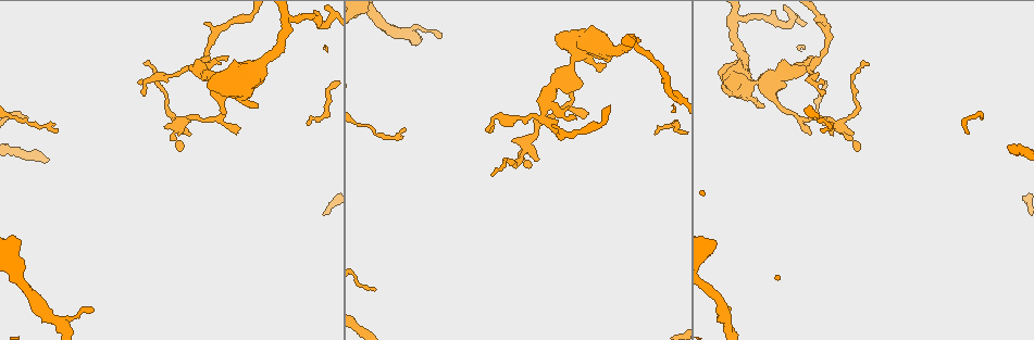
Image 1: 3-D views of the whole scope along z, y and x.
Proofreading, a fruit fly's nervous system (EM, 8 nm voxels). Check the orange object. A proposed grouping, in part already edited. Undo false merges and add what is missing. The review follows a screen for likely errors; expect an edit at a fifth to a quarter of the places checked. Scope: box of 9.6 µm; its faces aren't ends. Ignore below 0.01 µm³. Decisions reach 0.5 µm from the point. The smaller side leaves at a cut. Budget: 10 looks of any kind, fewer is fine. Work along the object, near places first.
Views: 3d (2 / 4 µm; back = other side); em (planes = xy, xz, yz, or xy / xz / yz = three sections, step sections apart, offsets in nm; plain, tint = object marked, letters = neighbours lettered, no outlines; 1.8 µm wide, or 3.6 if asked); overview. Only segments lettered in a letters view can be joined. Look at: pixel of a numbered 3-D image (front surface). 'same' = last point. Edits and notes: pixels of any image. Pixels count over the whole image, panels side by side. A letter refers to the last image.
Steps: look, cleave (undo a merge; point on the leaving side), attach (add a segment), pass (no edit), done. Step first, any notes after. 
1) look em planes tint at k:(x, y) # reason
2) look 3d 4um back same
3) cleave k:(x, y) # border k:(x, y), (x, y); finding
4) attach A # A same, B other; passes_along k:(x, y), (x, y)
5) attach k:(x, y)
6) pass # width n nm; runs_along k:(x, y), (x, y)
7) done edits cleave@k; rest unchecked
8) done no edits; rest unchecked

look 3d 2um back at 1:(145, 63) # an open end

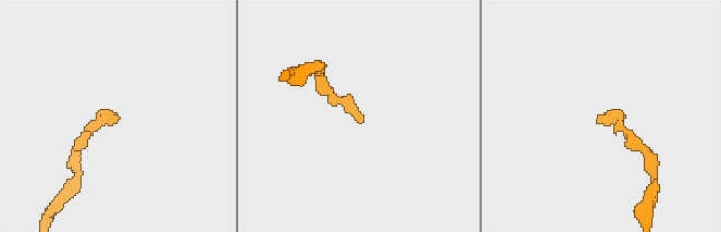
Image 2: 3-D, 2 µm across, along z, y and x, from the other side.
look em planes tint at 2:(360, 122) # now the EM

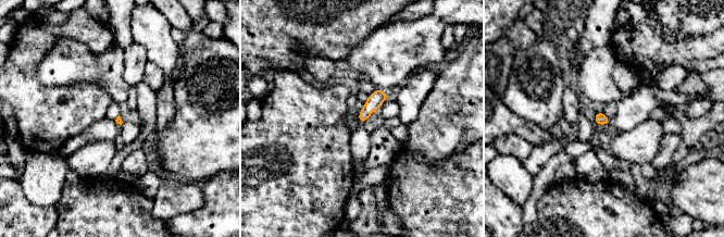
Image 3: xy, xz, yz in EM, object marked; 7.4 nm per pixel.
look em planes letters same

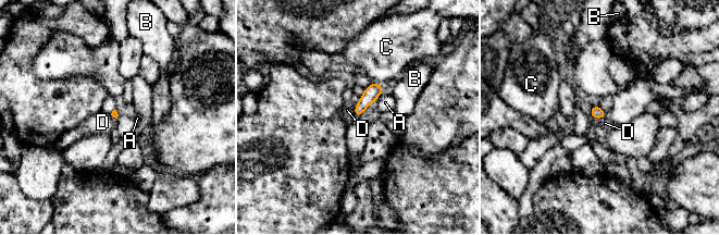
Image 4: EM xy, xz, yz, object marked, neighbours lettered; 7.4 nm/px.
pass # A other, B other, C other, D other; border 4:(591, 107), (593, 116), (605, 116); no lettered segment goes on from it

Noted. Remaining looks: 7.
look 3d 2um at 1:(523, 148) # branch point

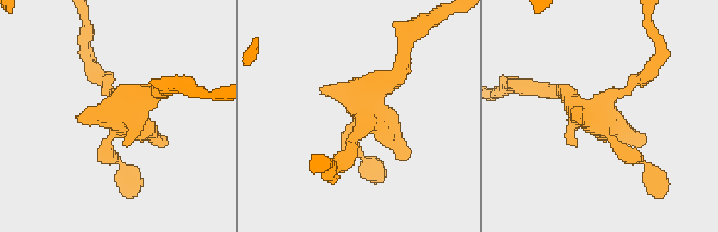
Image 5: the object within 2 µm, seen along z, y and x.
look em xy step 16 tint at 5:(117, 109) # need the tissue

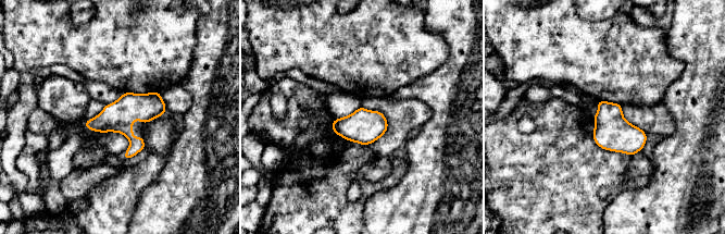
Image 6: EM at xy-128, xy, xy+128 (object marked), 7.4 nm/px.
look em planes letters same # cut it another way

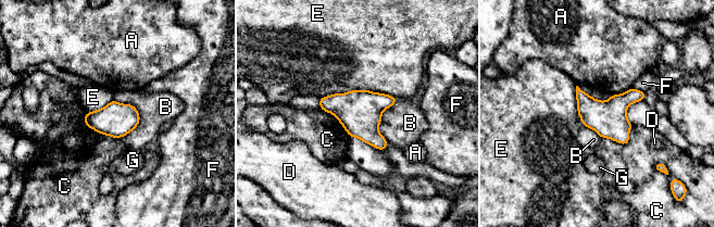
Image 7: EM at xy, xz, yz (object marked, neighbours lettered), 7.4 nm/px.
pass # width 260 nm; longest_contact E 600 nm; A other, B other, C other, D other, E other, F other, G other; one neuron here

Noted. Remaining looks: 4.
look em 3.6um xy step 16 letters at 1:(743, 93)

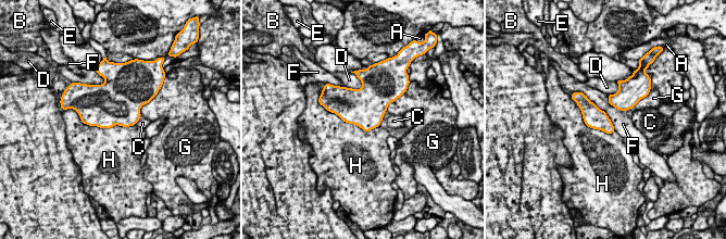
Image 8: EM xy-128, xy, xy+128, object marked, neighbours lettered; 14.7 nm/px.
pass # width 240 nm; A other, B other, C other, D other, E other, F other, G other, H other; border 8:(83, 122), (104, 128), (135, 125); one neuron here

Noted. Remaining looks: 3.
look em 3.6um xz step 8 tint at 1:(543, 117) # three-way junction

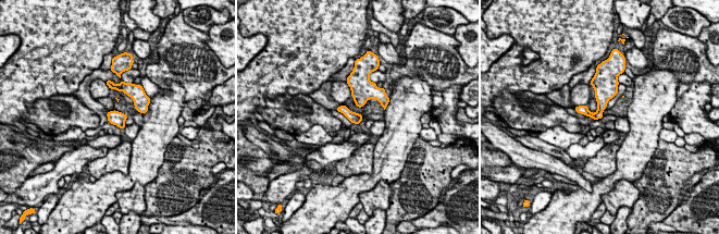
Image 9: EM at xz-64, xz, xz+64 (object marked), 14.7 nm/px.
look em 3.6um planes tint same # another direction

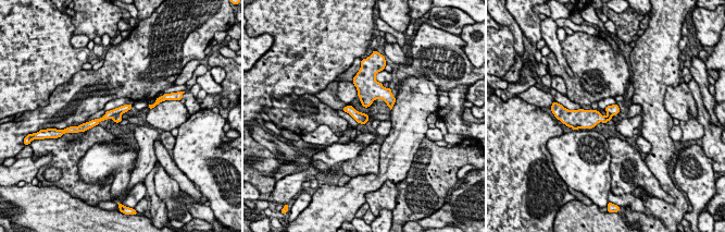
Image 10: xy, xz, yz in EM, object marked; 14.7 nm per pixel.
look em 3.6um planes letters same

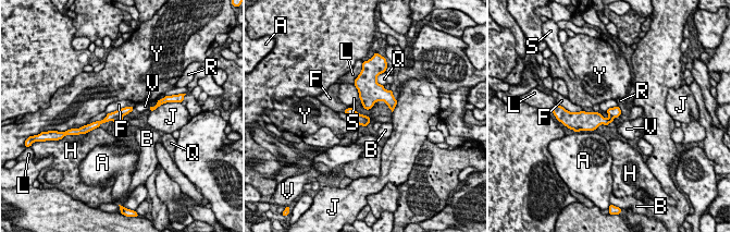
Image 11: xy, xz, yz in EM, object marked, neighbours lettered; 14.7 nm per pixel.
cleave 11:(110, 117) # width 160 nm; A other, B other, F other, H other, J other, L other, Q other, R other, S other, V other, Y other; a second neuron is stuck on

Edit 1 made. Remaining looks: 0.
done edits cleave@11; rest unchecked

